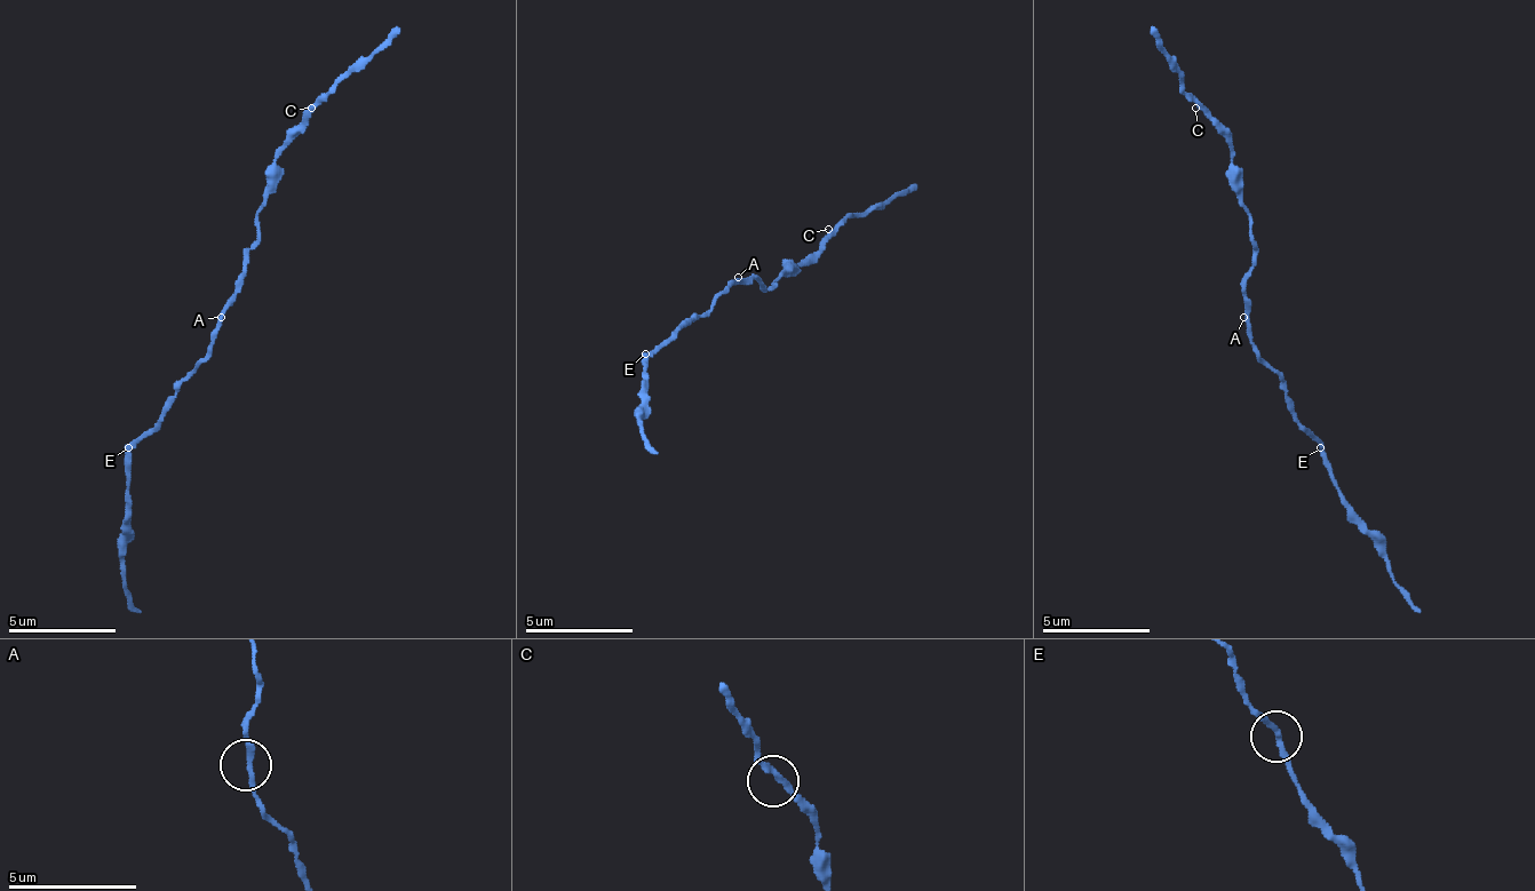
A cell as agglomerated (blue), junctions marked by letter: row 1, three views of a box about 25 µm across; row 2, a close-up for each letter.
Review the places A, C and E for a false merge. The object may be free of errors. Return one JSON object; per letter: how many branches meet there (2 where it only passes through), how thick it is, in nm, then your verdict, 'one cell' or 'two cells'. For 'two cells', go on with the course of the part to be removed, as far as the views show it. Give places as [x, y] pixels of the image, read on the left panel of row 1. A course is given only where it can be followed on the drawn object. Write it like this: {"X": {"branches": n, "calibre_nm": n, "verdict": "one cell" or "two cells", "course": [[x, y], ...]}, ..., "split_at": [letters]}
{"A": {"branches": 2, "calibre_nm": 200, "verdict": "one cell"}, "C": {"branches": 2, "calibre_nm": 240, "verdict": "one cell"}, "E": {"branches": 2, "calibre_nm": 240, "verdict": "two cells", "course": [[129, 446], [124, 586], [140, 613]]}, "split_at": ["E"]}

